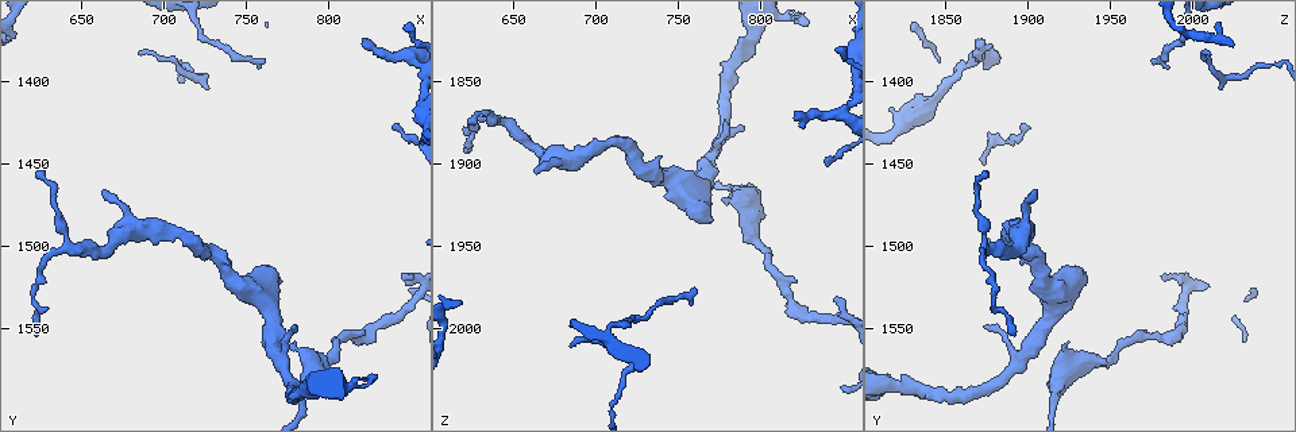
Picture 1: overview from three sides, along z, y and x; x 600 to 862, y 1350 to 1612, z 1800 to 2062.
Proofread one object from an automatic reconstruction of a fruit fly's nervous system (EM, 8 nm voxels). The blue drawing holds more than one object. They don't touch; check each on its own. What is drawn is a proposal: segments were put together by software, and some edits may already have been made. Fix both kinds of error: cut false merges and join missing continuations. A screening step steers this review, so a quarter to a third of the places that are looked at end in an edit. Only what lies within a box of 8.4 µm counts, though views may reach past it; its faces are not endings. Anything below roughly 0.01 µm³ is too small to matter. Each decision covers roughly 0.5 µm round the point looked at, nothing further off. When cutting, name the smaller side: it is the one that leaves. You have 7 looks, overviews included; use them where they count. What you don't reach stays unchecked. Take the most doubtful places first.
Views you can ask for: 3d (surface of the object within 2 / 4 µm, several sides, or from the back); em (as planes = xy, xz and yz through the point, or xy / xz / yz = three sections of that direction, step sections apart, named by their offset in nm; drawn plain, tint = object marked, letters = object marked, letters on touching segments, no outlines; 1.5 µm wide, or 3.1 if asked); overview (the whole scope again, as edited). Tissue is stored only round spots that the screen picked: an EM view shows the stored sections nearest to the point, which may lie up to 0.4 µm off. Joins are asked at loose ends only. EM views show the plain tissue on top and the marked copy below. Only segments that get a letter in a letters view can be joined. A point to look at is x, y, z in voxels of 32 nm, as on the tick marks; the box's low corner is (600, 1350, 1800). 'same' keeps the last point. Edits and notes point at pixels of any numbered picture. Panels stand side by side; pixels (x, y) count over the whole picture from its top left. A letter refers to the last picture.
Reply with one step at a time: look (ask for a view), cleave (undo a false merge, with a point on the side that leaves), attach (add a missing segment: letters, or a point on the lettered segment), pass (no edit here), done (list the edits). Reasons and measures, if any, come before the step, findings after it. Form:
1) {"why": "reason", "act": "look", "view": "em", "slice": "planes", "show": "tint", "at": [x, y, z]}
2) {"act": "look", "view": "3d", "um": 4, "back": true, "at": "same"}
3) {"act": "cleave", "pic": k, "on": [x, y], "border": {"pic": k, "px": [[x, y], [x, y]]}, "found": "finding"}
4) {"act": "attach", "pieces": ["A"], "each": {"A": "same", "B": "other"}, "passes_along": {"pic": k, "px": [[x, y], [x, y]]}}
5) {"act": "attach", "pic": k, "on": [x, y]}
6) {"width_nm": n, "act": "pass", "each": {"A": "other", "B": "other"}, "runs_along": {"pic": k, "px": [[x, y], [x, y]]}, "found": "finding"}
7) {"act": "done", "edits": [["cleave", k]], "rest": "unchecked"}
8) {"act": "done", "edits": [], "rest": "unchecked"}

{"why": "free end", "act": "look", "view": "3d", "um": 4, "at": [766, 1516, 1934]}

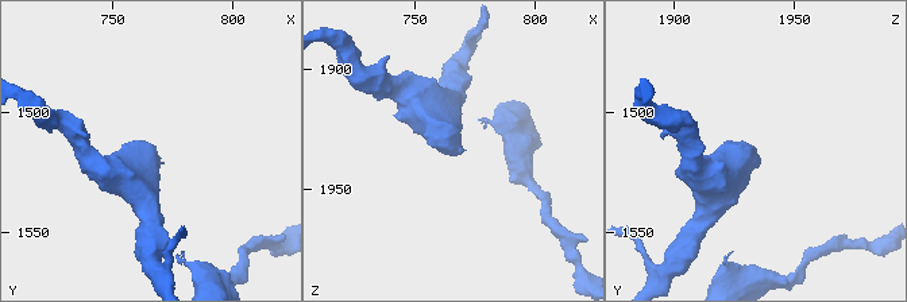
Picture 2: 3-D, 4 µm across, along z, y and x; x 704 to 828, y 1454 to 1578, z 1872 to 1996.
{"why": "now the EM", "act": "look", "view": "em", "um": 3.1, "slice": "planes", "show": "letters", "at": [766, 1516, 1933]}

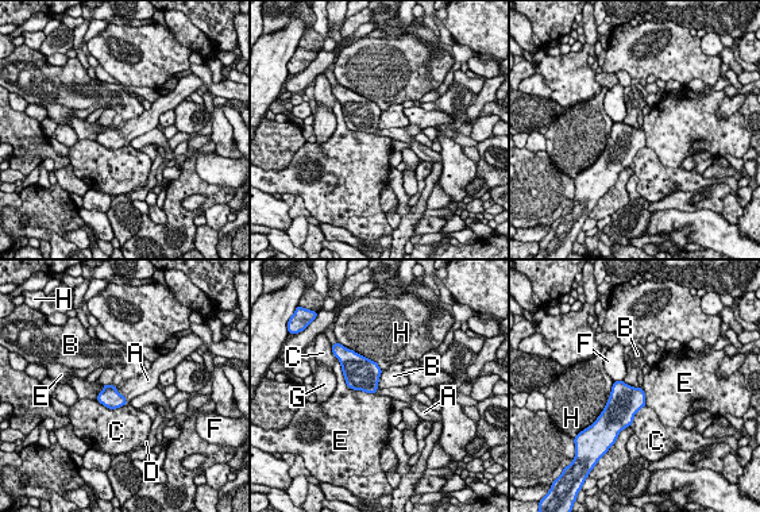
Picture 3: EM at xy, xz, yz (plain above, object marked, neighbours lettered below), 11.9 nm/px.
{"width_nm": 240, "act": "attach", "pieces": ["A"], "each": {"A": "same", "B": "other", "C": "other", "D": "other", "E": "other", "F": "other", "G": "other", "H": "other"}, "passes_along": {"pic": 3, "px": [[110, 397], [123, 395], [141, 384]]}, "found": "it goes on there"}

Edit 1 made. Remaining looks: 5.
{"why": "free end", "act": "look", "view": "em", "slice": "planes", "show": "letters", "at": [622, 1552, 1892]}

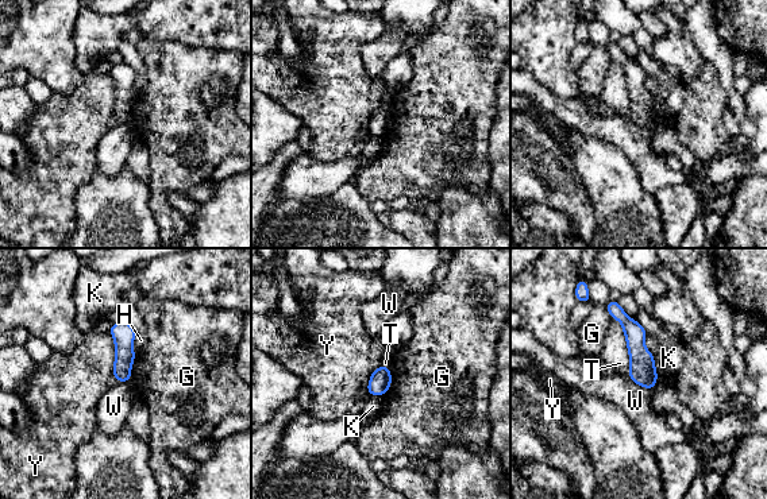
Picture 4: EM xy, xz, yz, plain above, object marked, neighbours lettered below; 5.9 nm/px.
{"width_nm": 110, "longest_contact_nm": ["T", 380], "act": "pass", "each": {"G": "other", "H": "other", "K": "other", "T": "other", "W": "other", "Y": "other"}, "found": "none of them fits"}

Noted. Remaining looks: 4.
{"why": "redraw", "act": "look", "view": "overview"}

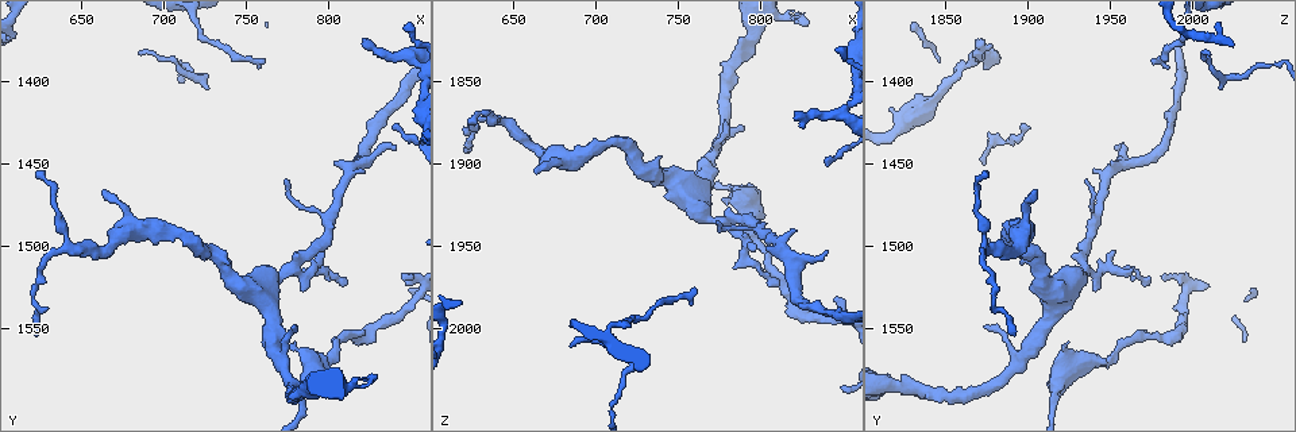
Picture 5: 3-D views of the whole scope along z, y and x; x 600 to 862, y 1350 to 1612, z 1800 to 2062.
{"why": "an open end", "act": "look", "view": "em", "slice": "yz", "step": 4, "show": "letters", "at": [622, 1458, 1874]}

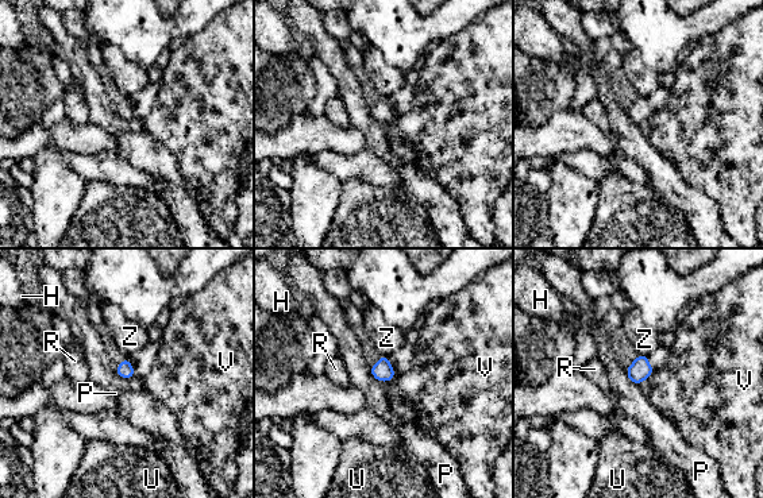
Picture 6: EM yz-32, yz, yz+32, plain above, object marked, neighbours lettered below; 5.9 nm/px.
{"act": "look", "view": "em", "slice": "xy", "step": 8, "show": "letters", "at": "same"}

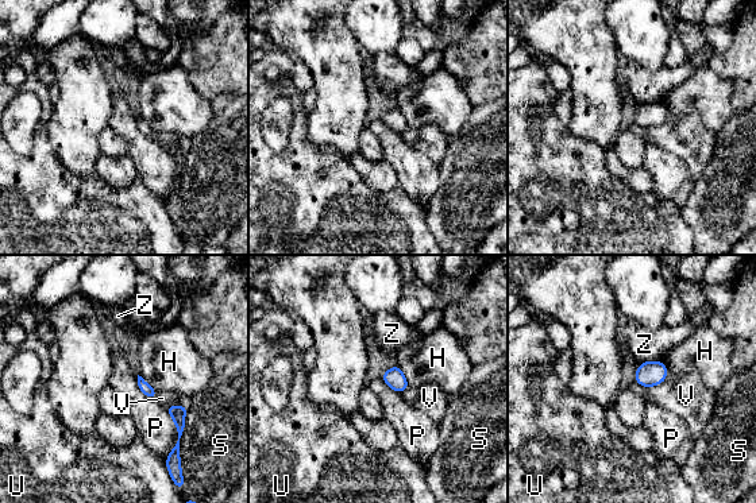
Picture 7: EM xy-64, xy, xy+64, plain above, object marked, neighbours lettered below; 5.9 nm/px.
{"longest_contact_nm": ["S", 300], "act": "pass", "each": {"H": "other", "P": "other", "S": "other", "U": "other", "V": "other", "Z": "other"}, "border": {"pic": 7, "px": [[668, 374], [660, 383], [647, 389]]}, "found": "none of them fits"}

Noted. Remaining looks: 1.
{"act": "done", "edits": [["attach", 3]], "rest": "unchecked"}

